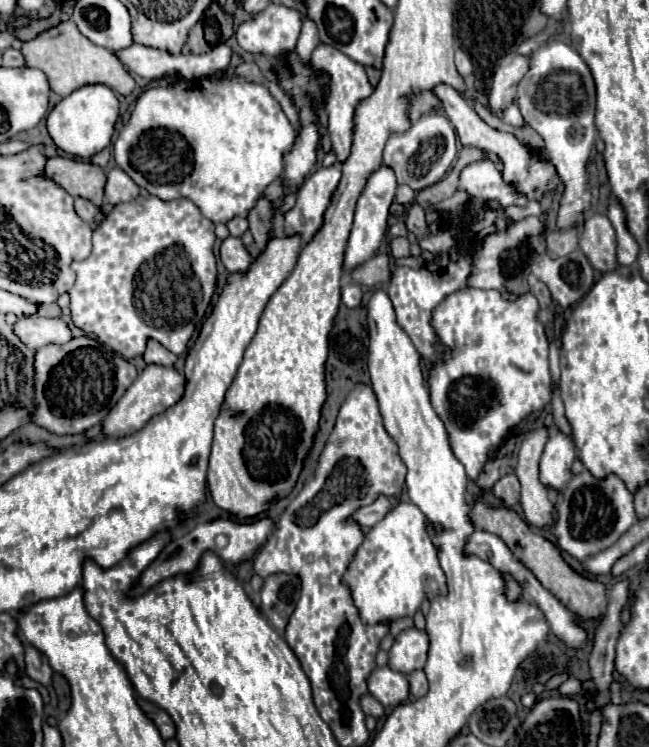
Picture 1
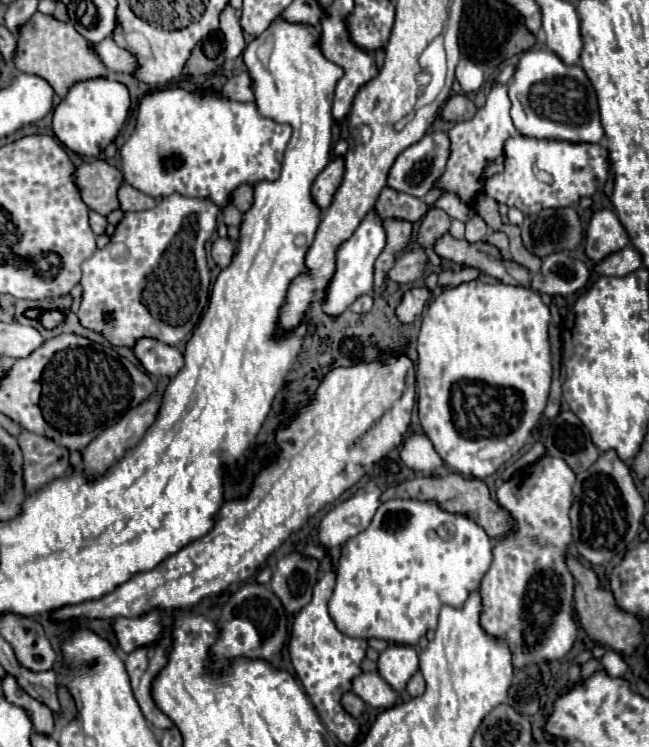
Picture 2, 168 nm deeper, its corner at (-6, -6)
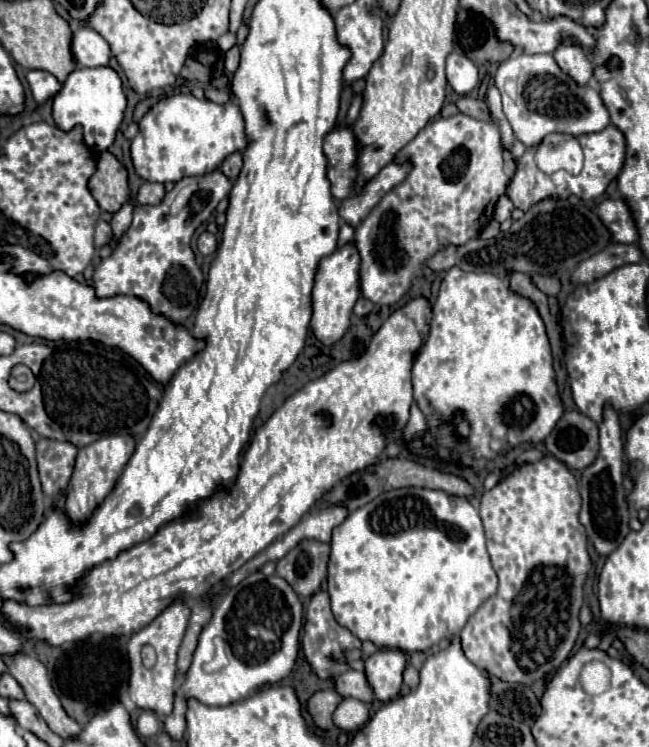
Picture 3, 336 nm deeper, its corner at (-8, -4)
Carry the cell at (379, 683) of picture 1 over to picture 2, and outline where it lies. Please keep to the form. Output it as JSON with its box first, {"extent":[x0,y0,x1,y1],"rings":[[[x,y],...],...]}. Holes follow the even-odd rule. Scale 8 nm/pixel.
{"extent":[352,673,398,709],"rings":[[[378,673],[358,675],[352,683],[352,691],[374,709],[390,709],[398,701],[398,693]]]}

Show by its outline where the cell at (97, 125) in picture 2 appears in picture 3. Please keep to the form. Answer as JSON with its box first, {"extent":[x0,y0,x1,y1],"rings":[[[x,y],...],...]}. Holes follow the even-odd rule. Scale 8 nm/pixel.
{"extent":[54,65,126,151],"rings":[[[104,65],[104,67],[76,67],[64,81],[60,93],[54,97],[54,121],[62,131],[70,131],[74,125],[82,125],[84,129],[84,143],[92,151],[106,151],[116,137],[120,121],[126,109],[126,95],[122,91],[122,81],[118,73]]]}

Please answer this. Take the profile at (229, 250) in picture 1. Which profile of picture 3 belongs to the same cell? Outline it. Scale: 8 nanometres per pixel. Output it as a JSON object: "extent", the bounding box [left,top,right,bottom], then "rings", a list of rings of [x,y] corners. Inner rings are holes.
{"extent":[198,231,218,255],"rings":[[[204,231],[204,233],[198,237],[198,251],[200,251],[202,255],[212,255],[212,253],[216,251],[216,247],[218,247],[218,241],[216,241],[216,237],[214,237],[212,233]]]}

